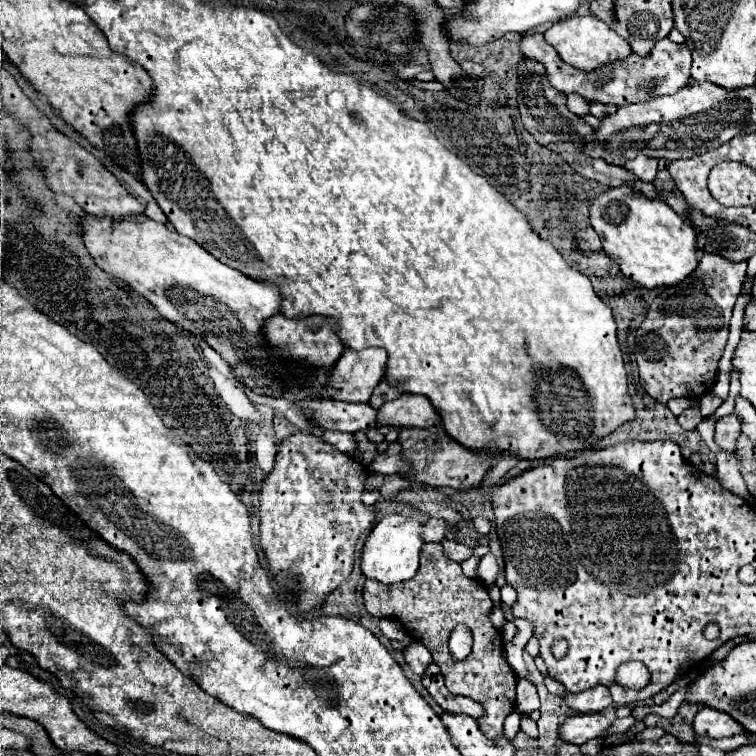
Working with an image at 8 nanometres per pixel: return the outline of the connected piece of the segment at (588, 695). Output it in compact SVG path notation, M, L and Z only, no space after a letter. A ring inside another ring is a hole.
M600 685L582 693L568 693L564 701L580 713L598 713L612 705L612 697L608 695L608 689Z

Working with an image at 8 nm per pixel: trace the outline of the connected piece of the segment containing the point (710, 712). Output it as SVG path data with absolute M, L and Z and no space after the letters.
M702 707L692 723L692 729L698 737L712 737L712 739L720 739L720 737L732 737L736 733L742 733L744 729L740 727L740 723L736 723L730 715L724 715L722 711L716 709L708 709Z

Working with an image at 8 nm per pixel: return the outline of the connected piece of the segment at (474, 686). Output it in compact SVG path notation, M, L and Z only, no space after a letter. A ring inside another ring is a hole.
M424 543L420 553L420 569L410 581L382 585L374 579L366 579L362 597L370 615L400 621L408 637L424 643L430 649L434 663L442 669L448 691L480 703L484 707L484 715L478 717L476 723L484 735L498 739L504 733L504 719L514 711L518 677L504 659L504 641L500 631L490 623L488 611L492 601L488 597L486 585L482 585L478 579L464 577L460 563L448 561L440 543ZM460 623L472 631L474 647L470 657L464 661L452 661L448 651L448 637Z

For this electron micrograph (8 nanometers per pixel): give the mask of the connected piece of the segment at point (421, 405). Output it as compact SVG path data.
M402 393L398 399L384 403L378 409L376 425L388 425L388 427L432 427L440 423L440 417L432 403L422 395L410 395Z

